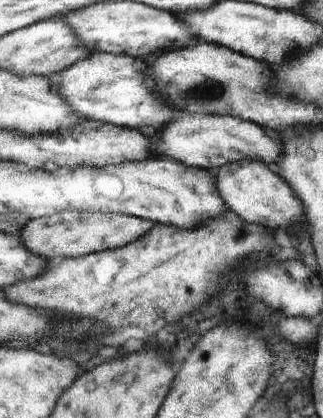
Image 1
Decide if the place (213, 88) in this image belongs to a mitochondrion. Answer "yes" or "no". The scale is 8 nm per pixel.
yes

